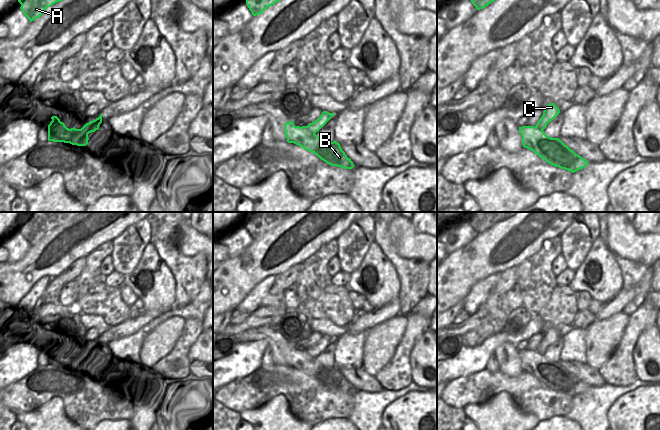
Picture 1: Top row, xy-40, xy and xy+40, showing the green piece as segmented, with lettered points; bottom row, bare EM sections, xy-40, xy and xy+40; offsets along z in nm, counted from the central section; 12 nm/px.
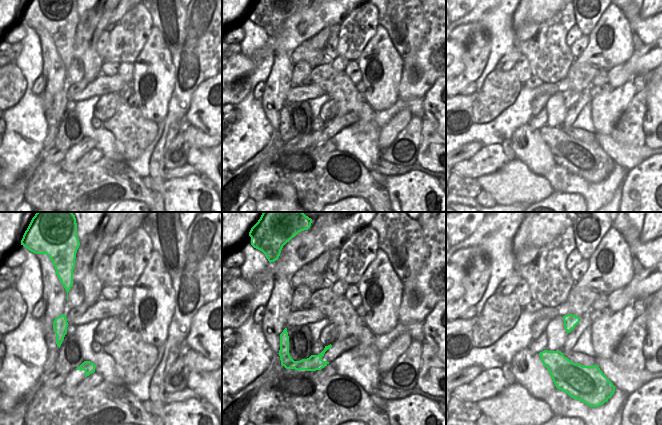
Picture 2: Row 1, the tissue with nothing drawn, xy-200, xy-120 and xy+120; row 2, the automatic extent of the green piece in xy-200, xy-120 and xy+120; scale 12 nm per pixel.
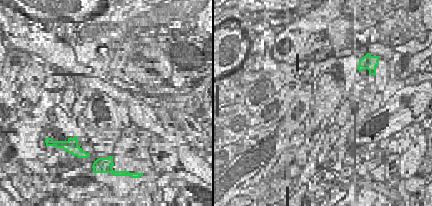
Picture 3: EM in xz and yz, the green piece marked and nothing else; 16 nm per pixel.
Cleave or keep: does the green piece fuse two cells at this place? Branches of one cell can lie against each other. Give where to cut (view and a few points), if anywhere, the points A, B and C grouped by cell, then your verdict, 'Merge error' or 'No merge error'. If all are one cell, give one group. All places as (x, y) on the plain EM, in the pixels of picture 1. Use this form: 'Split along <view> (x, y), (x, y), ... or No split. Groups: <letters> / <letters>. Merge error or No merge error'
Split along xy (306, 350), (314, 357). Groups: A B / C. Merge error.

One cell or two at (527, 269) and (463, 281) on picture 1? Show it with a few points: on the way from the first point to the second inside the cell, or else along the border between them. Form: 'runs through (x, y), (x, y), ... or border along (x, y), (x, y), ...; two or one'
border along (537, 252), (527, 257), (518, 266); two

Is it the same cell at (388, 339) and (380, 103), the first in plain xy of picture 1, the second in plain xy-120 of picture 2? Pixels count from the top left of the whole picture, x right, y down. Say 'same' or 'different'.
different

